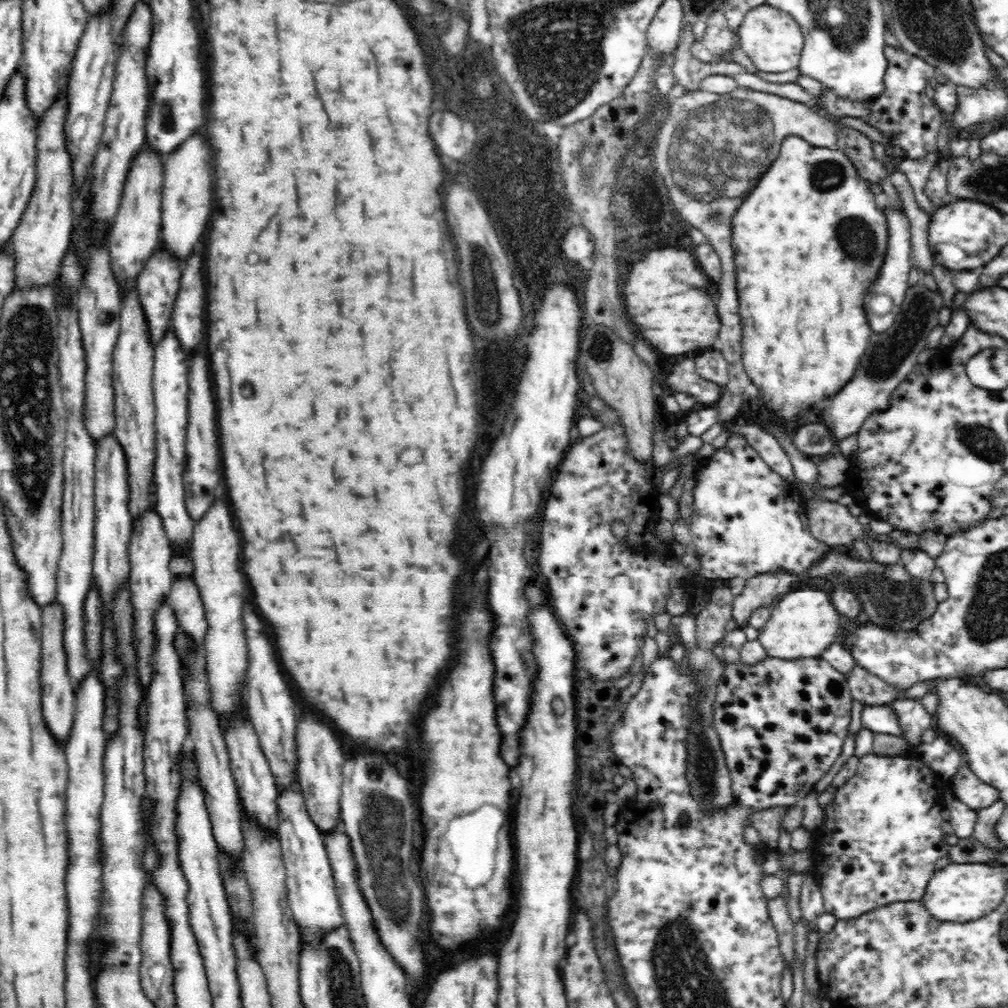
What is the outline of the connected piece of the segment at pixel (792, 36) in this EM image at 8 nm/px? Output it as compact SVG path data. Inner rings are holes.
M772 4L751 8L746 12L744 20L736 32L739 38L739 46L761 72L780 74L780 72L788 72L788 70L799 66L801 50L803 49L803 33L799 24L787 12L778 10Z

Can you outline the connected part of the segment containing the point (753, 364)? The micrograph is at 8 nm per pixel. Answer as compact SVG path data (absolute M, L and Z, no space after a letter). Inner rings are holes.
M790 135L782 142L779 155L772 161L772 168L760 177L760 184L749 192L750 198L740 204L740 212L736 212L736 220L732 220L732 248L736 248L736 290L740 296L740 318L744 330L744 366L752 382L762 390L770 410L784 418L792 420L798 412L806 410L812 402L822 400L826 396L836 394L842 386L855 375L860 358L868 348L868 340L872 330L868 327L866 311L862 298L872 284L872 268L879 270L887 252L887 217L883 209L876 204L875 195L870 191L870 182L859 176L853 162L839 149L812 146L800 136Z

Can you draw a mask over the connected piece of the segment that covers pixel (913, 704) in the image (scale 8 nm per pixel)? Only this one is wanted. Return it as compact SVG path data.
M896 699L890 704L896 711L901 737L917 750L918 746L924 743L922 736L930 730L934 715L930 714L919 700Z

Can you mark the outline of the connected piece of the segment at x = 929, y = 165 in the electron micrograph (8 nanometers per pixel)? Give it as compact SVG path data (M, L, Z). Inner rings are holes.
M938 150L931 152L931 155L922 159L897 160L897 158L894 158L894 160L892 160L898 165L898 170L901 170L909 180L918 205L920 205L922 209L930 211L930 216L932 216L937 206L933 204L930 197L924 192L924 186L926 186L926 182L928 182L932 168L938 164L938 161L940 161L944 155L944 150Z

